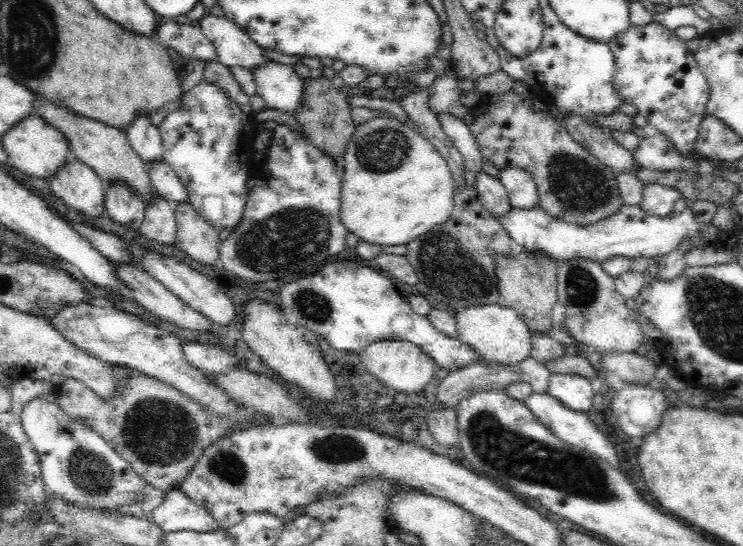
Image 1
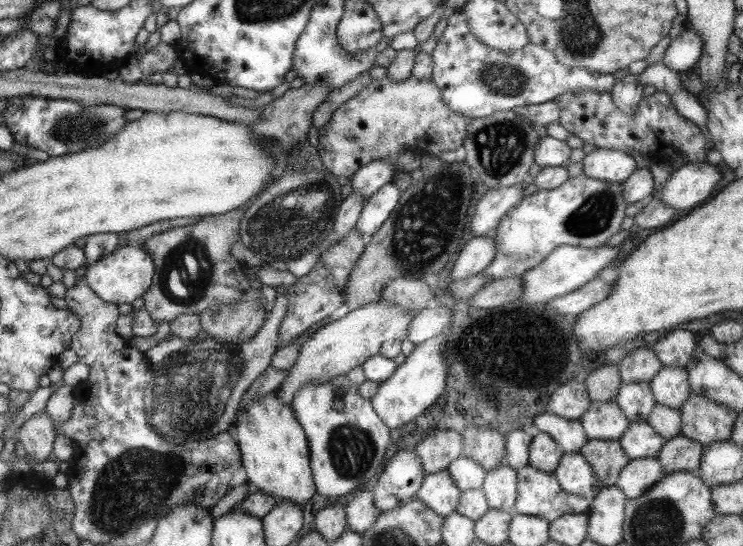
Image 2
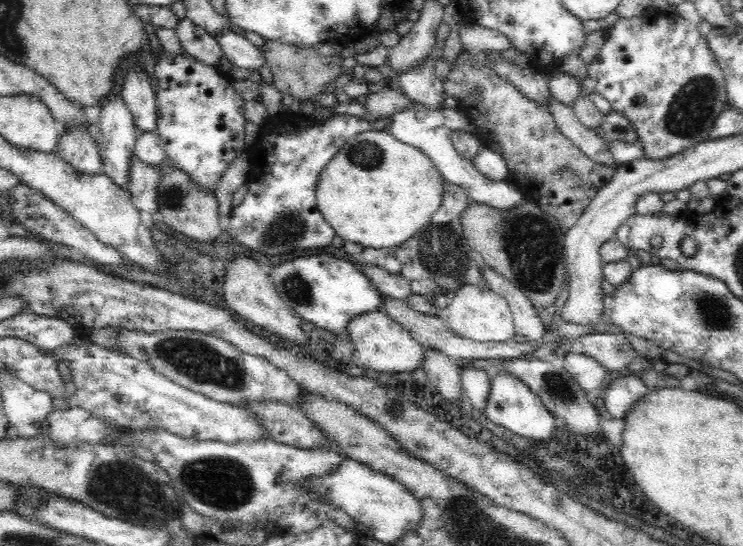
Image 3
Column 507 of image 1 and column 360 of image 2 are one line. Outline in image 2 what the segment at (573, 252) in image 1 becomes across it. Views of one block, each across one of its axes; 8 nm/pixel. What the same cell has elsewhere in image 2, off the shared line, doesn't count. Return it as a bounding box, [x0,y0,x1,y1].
[355,182,401,244]

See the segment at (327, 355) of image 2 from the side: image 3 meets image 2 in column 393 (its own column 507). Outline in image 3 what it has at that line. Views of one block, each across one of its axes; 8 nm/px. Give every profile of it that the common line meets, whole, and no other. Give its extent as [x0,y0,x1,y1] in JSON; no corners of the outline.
[436,284,516,342]

